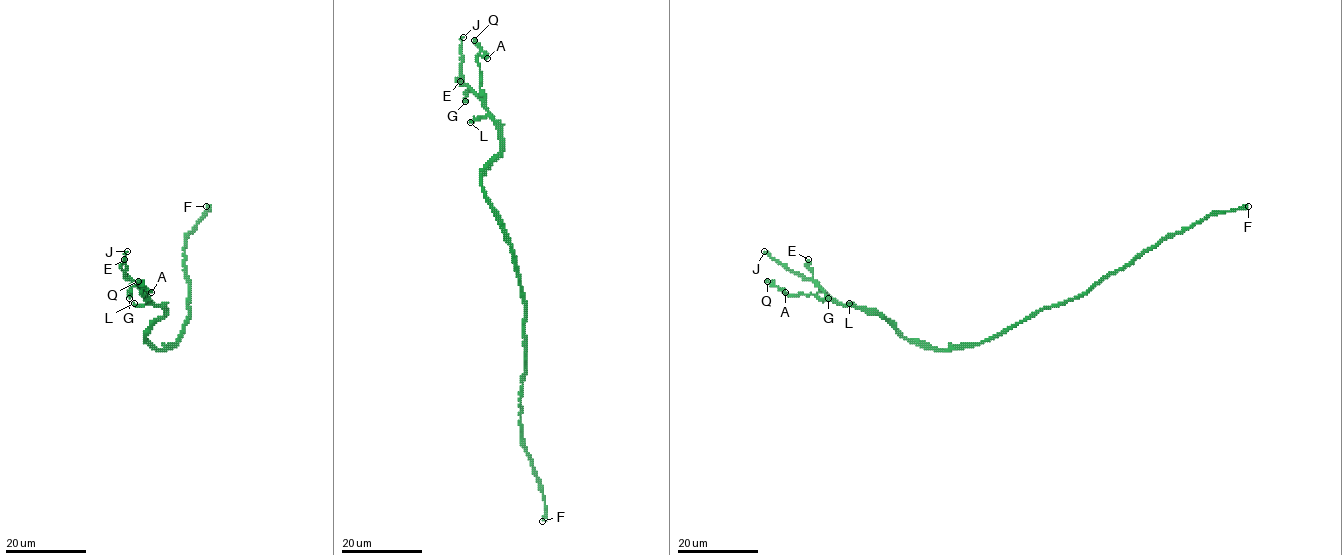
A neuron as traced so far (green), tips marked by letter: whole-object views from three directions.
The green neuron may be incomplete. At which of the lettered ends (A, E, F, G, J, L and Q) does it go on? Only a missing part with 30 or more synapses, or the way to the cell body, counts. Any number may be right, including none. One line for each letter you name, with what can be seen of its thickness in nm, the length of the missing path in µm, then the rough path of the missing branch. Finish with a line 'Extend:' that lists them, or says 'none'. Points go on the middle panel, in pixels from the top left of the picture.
Extend: none

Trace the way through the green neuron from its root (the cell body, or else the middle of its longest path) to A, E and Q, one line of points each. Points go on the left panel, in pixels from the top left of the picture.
A: (182, 333), (168, 350), (146, 340), (146, 331), (164, 314), (141, 294), (143, 289), (151, 292)
E: (182, 333), (168, 350), (157, 350), (146, 340), (146, 331), (164, 310), (121, 267), (124, 259)
Q: (182, 333), (168, 350), (157, 350), (146, 340), (146, 331), (164, 310), (141, 294), (144, 287), (138, 281)

